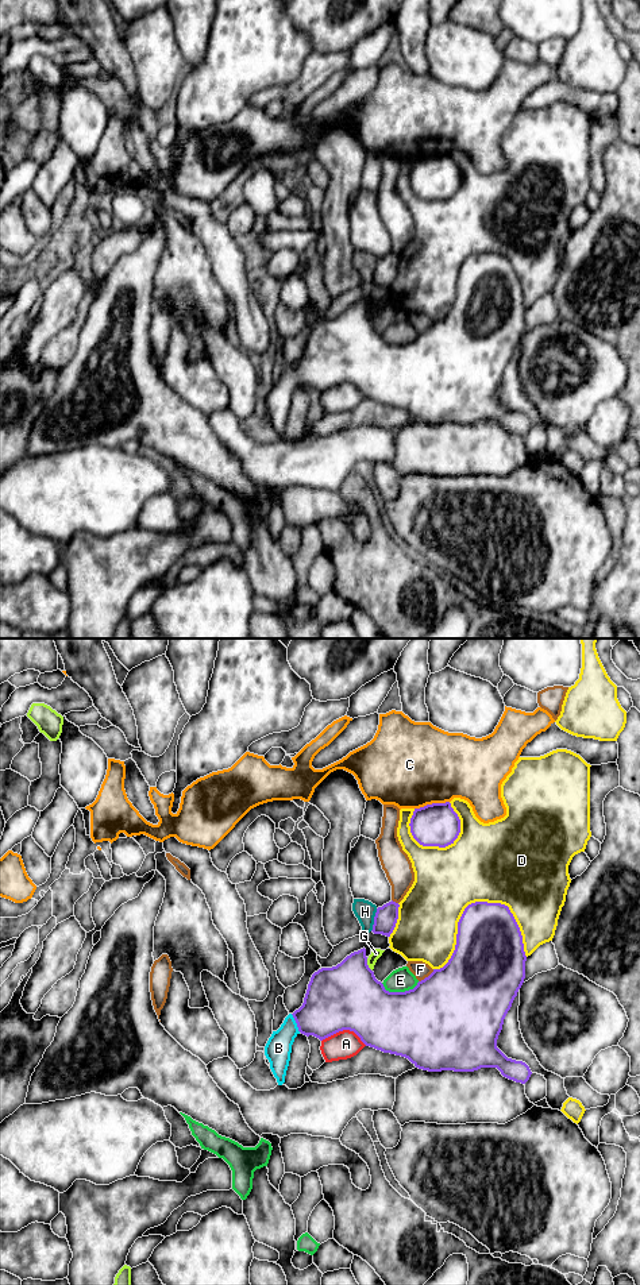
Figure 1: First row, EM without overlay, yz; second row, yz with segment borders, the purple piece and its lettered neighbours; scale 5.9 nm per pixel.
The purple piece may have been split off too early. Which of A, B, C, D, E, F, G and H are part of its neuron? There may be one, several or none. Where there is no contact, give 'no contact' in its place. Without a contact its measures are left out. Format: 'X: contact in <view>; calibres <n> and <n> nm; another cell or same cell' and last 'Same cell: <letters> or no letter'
A: contact in yz; calibres 400 and 170 nm; another cell
B: contact in yz; calibres 340 and 160 nm; same cell
C: contact in yz; calibres 260 and 500 nm; another cell
D: contact in yz; calibres 400 and 380 nm; another cell
E: contact in yz; calibres 460 and 140 nm; another cell
F: contact in yz; calibres 500 and 100 nm; another cell
G: contact in yz; calibres 400 and 60 nm; another cell
H: contact in yz; calibres 140 and 120 nm; another cell
Same cell: B

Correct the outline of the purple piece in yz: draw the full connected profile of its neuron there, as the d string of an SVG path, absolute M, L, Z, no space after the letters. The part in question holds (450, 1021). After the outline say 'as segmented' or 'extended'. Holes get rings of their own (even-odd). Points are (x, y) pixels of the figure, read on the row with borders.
M471 903L458 922L456 945L448 962L433 969L413 989L386 991L369 968L365 948L336 966L315 972L302 1006L273 1031L265 1056L278 1085L282 1085L292 1045L300 1033L323 1041L350 1030L366 1046L405 1057L423 1070L474 1072L497 1068L504 1077L525 1084L532 1074L529 1066L508 1058L497 1047L504 1019L525 979L525 961L523 935L509 907L501 903Z; extended

